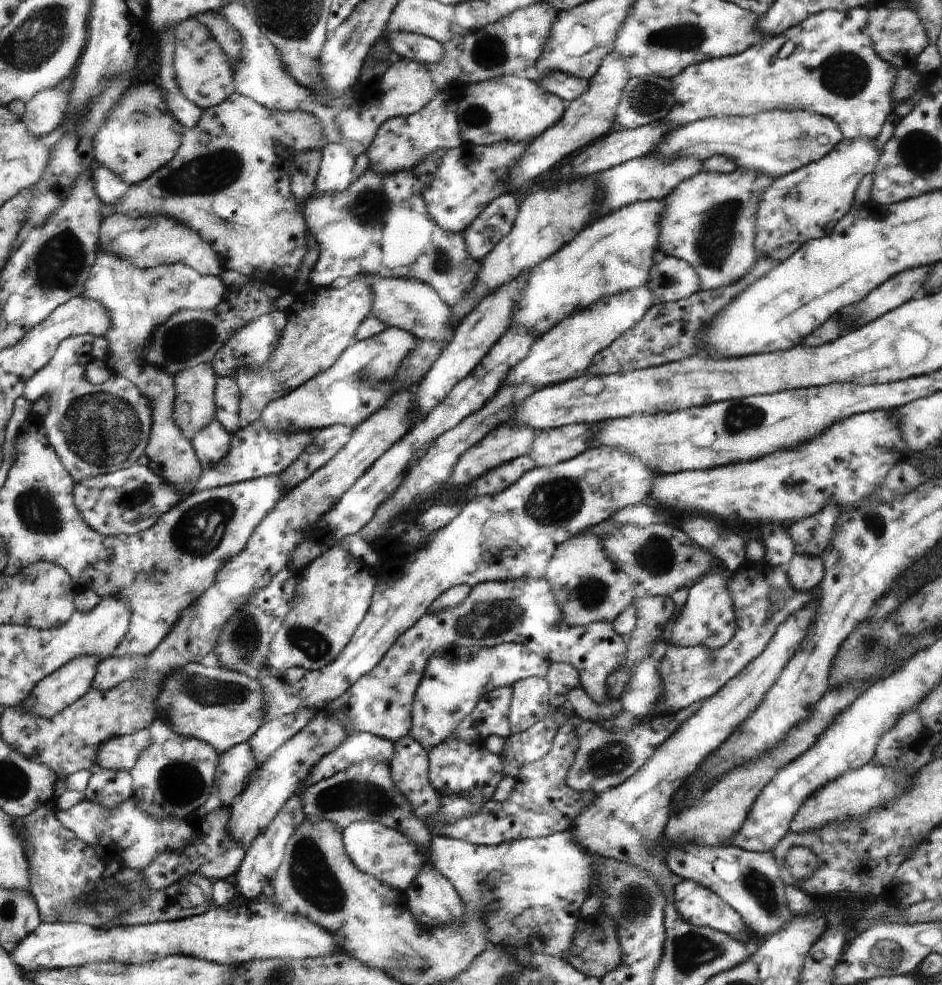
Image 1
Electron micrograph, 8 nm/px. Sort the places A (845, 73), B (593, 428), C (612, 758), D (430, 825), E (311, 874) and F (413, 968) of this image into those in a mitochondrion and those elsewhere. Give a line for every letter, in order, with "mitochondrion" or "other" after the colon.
A: mitochondrion
B: other
C: mitochondrion
D: other
E: mitochondrion
F: mitochondrion

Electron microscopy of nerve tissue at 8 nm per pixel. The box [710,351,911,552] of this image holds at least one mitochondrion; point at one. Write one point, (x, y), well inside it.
(747, 416)

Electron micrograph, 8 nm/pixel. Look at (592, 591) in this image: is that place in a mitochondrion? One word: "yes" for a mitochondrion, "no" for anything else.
yes

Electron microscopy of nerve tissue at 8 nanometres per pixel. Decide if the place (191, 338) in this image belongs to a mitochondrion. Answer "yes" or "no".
yes

